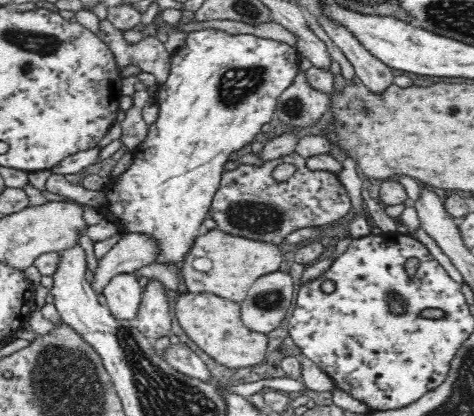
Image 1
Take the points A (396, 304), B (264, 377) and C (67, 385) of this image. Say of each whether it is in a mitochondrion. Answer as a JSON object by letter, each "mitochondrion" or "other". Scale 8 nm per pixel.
{"A":"mitochondrion","B":"other","C":"mitochondrion"}

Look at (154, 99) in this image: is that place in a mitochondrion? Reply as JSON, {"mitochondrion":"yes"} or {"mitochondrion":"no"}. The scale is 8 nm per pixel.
{"mitochondrion":"no"}

